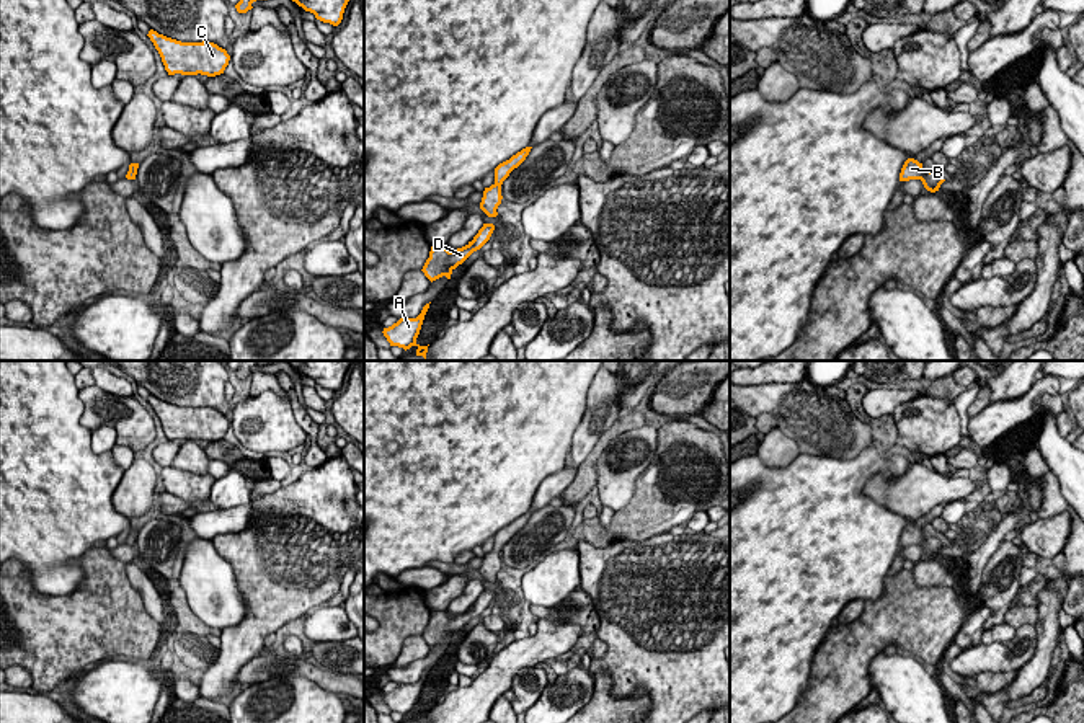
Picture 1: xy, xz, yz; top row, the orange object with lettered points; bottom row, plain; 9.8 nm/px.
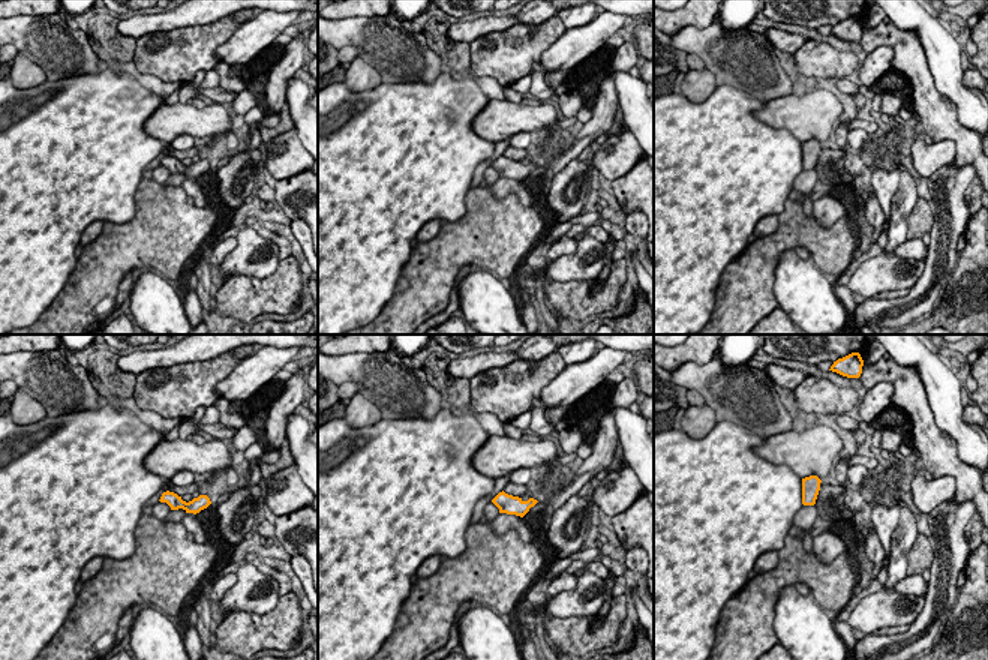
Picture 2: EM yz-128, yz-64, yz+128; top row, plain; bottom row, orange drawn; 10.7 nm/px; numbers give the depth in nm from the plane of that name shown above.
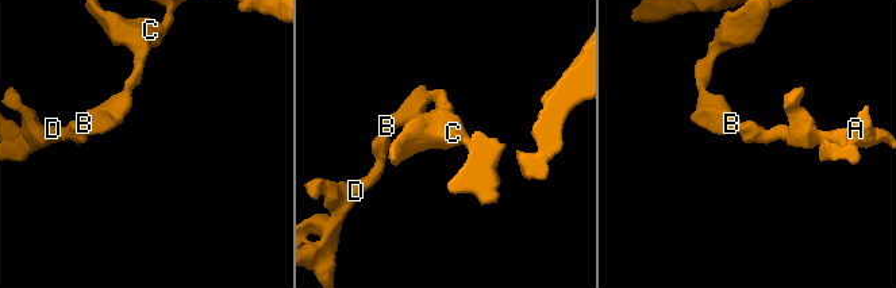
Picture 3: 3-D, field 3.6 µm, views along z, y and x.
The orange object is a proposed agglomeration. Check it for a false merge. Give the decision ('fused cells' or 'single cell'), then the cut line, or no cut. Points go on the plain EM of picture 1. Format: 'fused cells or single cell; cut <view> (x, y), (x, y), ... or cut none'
single cell; cut none

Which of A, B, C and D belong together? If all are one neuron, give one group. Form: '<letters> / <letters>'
A B C D

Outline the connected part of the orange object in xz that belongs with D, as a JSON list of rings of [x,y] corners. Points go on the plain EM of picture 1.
[[[483,589],[473,605],[455,617],[449,617],[447,610],[431,612],[429,623],[426,625],[421,637],[431,648],[442,641],[451,645],[452,637],[473,617],[480,615],[490,605],[493,596],[493,589]]]

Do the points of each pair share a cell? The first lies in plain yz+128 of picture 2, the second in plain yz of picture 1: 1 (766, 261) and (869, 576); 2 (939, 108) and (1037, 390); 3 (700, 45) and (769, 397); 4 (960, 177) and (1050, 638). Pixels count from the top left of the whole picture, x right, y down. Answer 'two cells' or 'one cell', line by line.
1: two cells
2: two cells
3: one cell
4: one cell

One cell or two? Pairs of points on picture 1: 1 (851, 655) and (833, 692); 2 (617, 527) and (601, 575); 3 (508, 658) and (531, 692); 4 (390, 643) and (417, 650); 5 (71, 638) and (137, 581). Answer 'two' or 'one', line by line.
1: one
2: two
3: two
4: two
5: two

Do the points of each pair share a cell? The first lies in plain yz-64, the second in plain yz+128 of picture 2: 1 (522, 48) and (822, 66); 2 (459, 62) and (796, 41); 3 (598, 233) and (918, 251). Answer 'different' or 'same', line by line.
1: same
2: different
3: different

